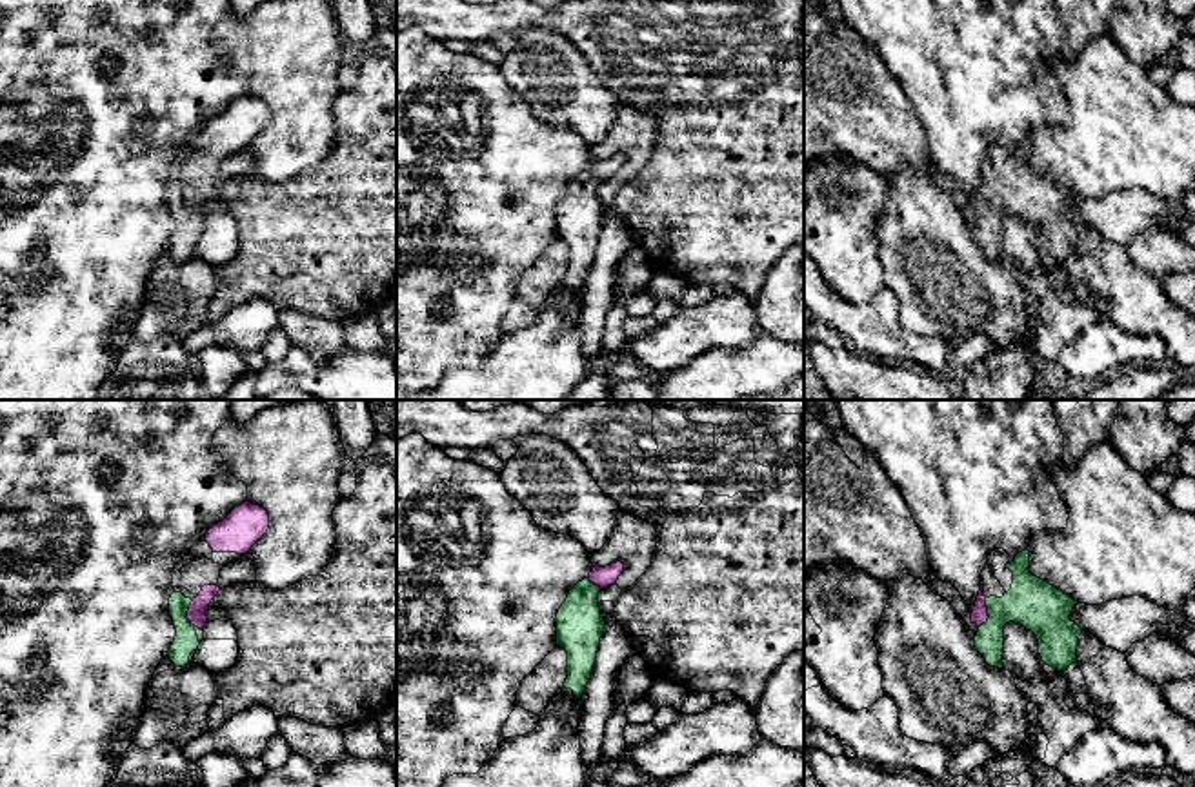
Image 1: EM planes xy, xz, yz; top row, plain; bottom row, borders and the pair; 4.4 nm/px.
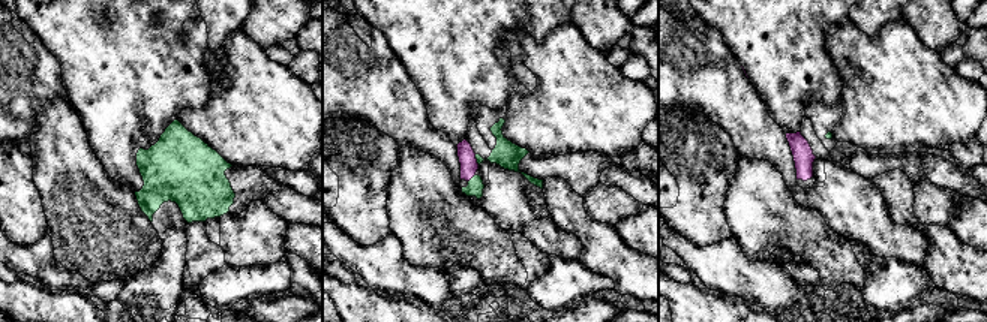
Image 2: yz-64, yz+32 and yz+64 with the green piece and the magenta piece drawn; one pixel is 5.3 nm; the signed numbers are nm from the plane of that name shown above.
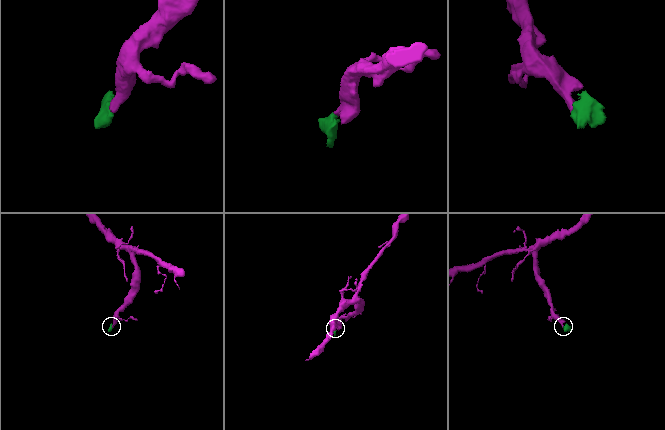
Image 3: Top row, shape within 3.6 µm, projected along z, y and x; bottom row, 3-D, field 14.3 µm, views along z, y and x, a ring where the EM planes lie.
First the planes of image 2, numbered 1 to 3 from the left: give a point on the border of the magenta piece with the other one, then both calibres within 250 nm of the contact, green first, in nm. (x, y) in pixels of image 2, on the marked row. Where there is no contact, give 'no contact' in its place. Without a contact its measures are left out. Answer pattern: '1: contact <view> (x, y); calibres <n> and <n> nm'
1: no contact
2: contact yz+32 (471, 178); calibres 90 and 100 nm
3: no contact

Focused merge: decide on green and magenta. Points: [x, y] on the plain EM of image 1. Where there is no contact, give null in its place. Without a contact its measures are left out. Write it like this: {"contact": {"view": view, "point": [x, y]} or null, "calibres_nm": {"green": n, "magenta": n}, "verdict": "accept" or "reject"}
{"contact": {"view": "yz", "point": [988, 206]}, "calibres_nm": {"green": 220, "magenta": 70}, "verdict": "accept"}

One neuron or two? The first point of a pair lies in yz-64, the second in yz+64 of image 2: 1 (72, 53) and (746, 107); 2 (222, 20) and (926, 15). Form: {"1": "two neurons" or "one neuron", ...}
{"1": "two neurons", "2": "two neurons"}

